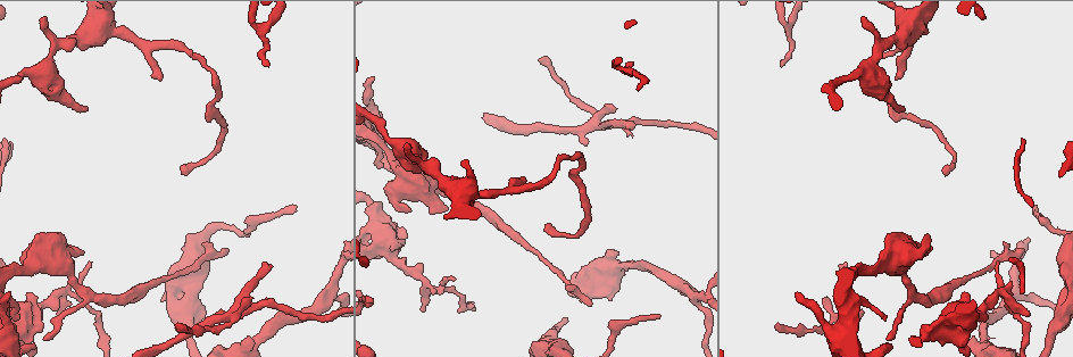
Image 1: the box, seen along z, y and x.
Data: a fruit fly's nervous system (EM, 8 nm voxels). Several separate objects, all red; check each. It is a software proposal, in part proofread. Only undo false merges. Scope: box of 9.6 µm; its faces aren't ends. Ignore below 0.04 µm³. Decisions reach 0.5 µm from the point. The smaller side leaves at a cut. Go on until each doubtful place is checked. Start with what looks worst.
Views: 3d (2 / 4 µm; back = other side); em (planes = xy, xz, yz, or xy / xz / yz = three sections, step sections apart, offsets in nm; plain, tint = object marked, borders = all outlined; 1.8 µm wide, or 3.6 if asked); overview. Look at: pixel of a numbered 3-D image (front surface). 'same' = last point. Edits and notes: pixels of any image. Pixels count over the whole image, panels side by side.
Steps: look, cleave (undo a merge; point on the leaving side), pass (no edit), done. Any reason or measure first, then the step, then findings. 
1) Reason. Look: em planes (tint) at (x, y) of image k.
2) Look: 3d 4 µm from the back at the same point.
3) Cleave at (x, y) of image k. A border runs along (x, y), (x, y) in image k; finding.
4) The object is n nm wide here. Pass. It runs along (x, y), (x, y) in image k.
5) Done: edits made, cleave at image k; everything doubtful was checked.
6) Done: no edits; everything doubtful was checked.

Sharp bend. Look: 3d 2 µm at (1006, 293) of image 1.

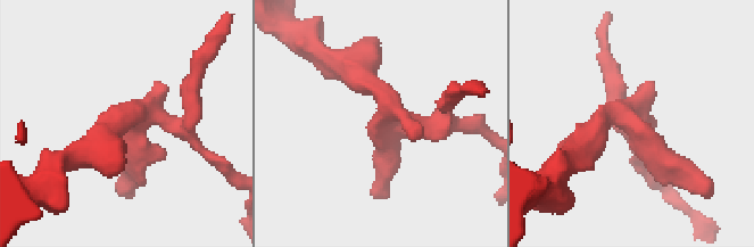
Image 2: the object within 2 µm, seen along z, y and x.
Look: em xy step 4 (tint) at (408, 120) of image 2.

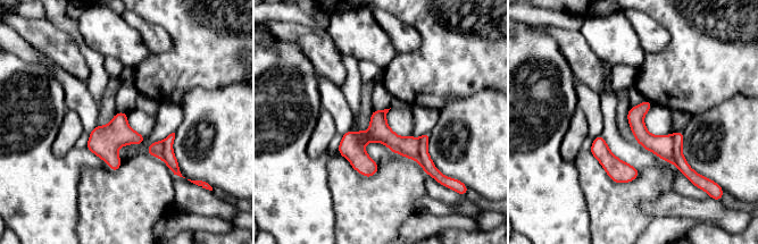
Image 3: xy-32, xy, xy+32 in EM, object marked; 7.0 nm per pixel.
Look: em planes (tint) at the same point.

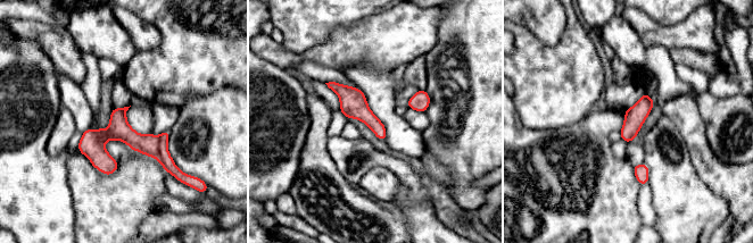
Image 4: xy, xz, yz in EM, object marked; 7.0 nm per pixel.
Cleave at (164, 157) of image 4. A border runs along (158, 136), (158, 153), (156, 158) in image 4; two cells meet here.

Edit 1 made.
See it whole again. Look: overview.

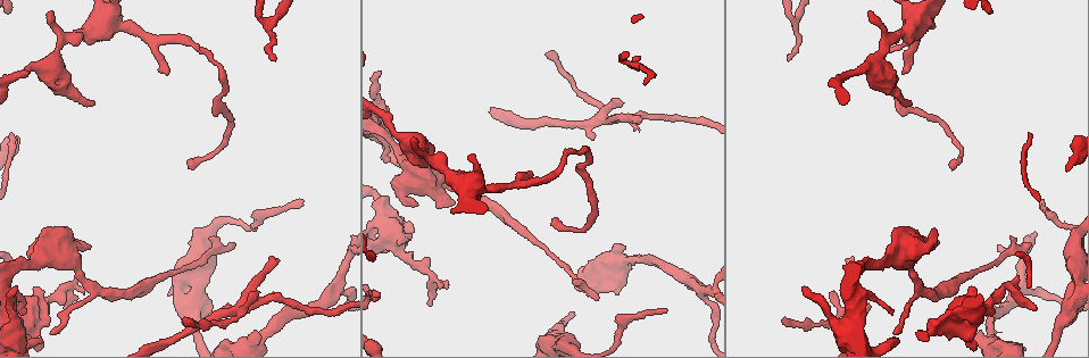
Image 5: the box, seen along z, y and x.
Three-way junction. Look: 3d 4 µm at (51, 66) of image 5.

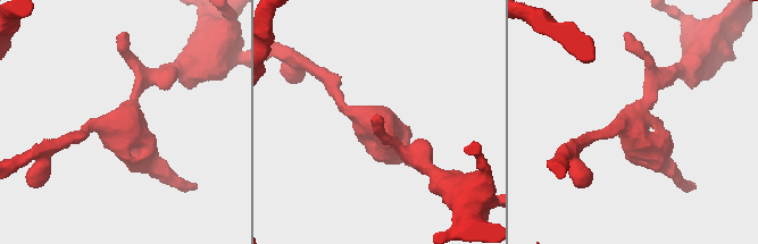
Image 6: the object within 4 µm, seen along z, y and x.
3 arms meet here; the arms are 180, 200, 280 nm wide. Look: em 3.6 µm planes (tint) at (632, 126) of image 6.

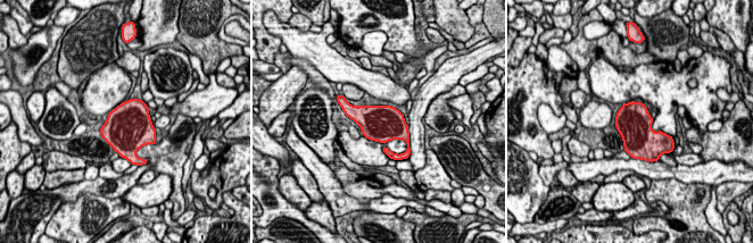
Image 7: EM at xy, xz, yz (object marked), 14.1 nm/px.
Pass. One cell here.

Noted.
Branch point. Look: 3d 2 µm at (394, 239) of image 5.

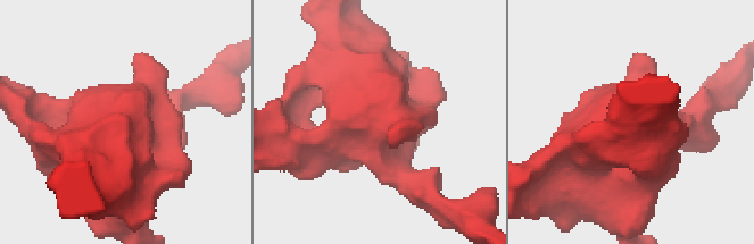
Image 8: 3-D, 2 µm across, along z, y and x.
Need the tissue. Look: em xy step 16 (tint) at (374, 124) of image 8.

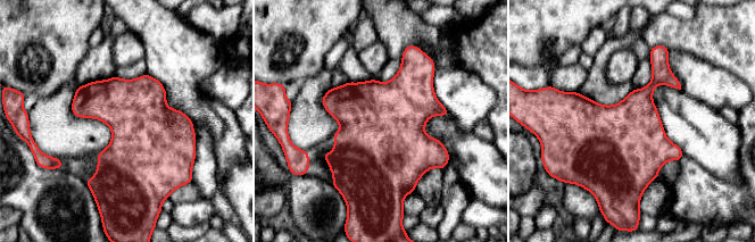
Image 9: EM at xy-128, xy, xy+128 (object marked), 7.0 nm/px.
Look: em xz step 4 (borders) at the same point.

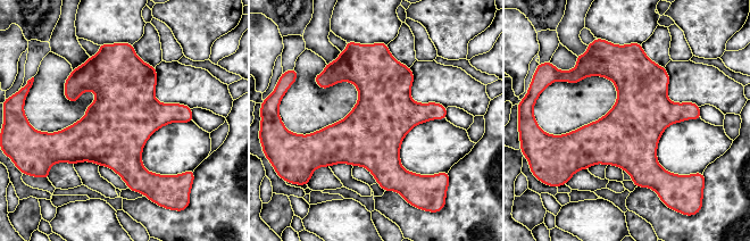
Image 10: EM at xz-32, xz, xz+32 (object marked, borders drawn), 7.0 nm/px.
Pass. All the same cell.

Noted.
Abrupt turn. Look: 3d 2 µm at (598, 121) of image 5.

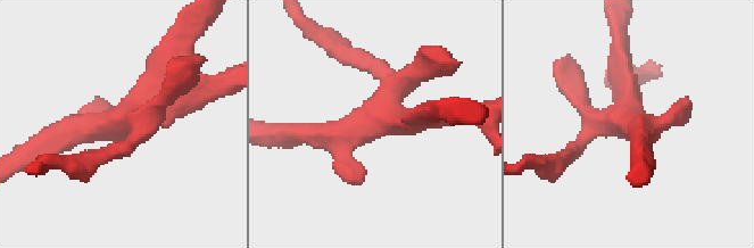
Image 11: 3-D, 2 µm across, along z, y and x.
Now the EM. Look: em yz step 8 (tint) at (375, 122) of image 11.

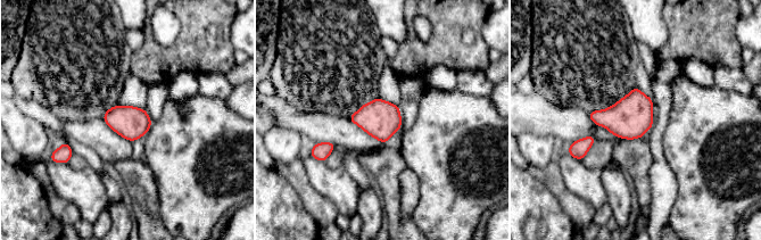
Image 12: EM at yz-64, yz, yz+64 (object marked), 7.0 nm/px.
Pass. One cell here.

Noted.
Done: edits made, cleave at image 4; everything doubtful was checked.

